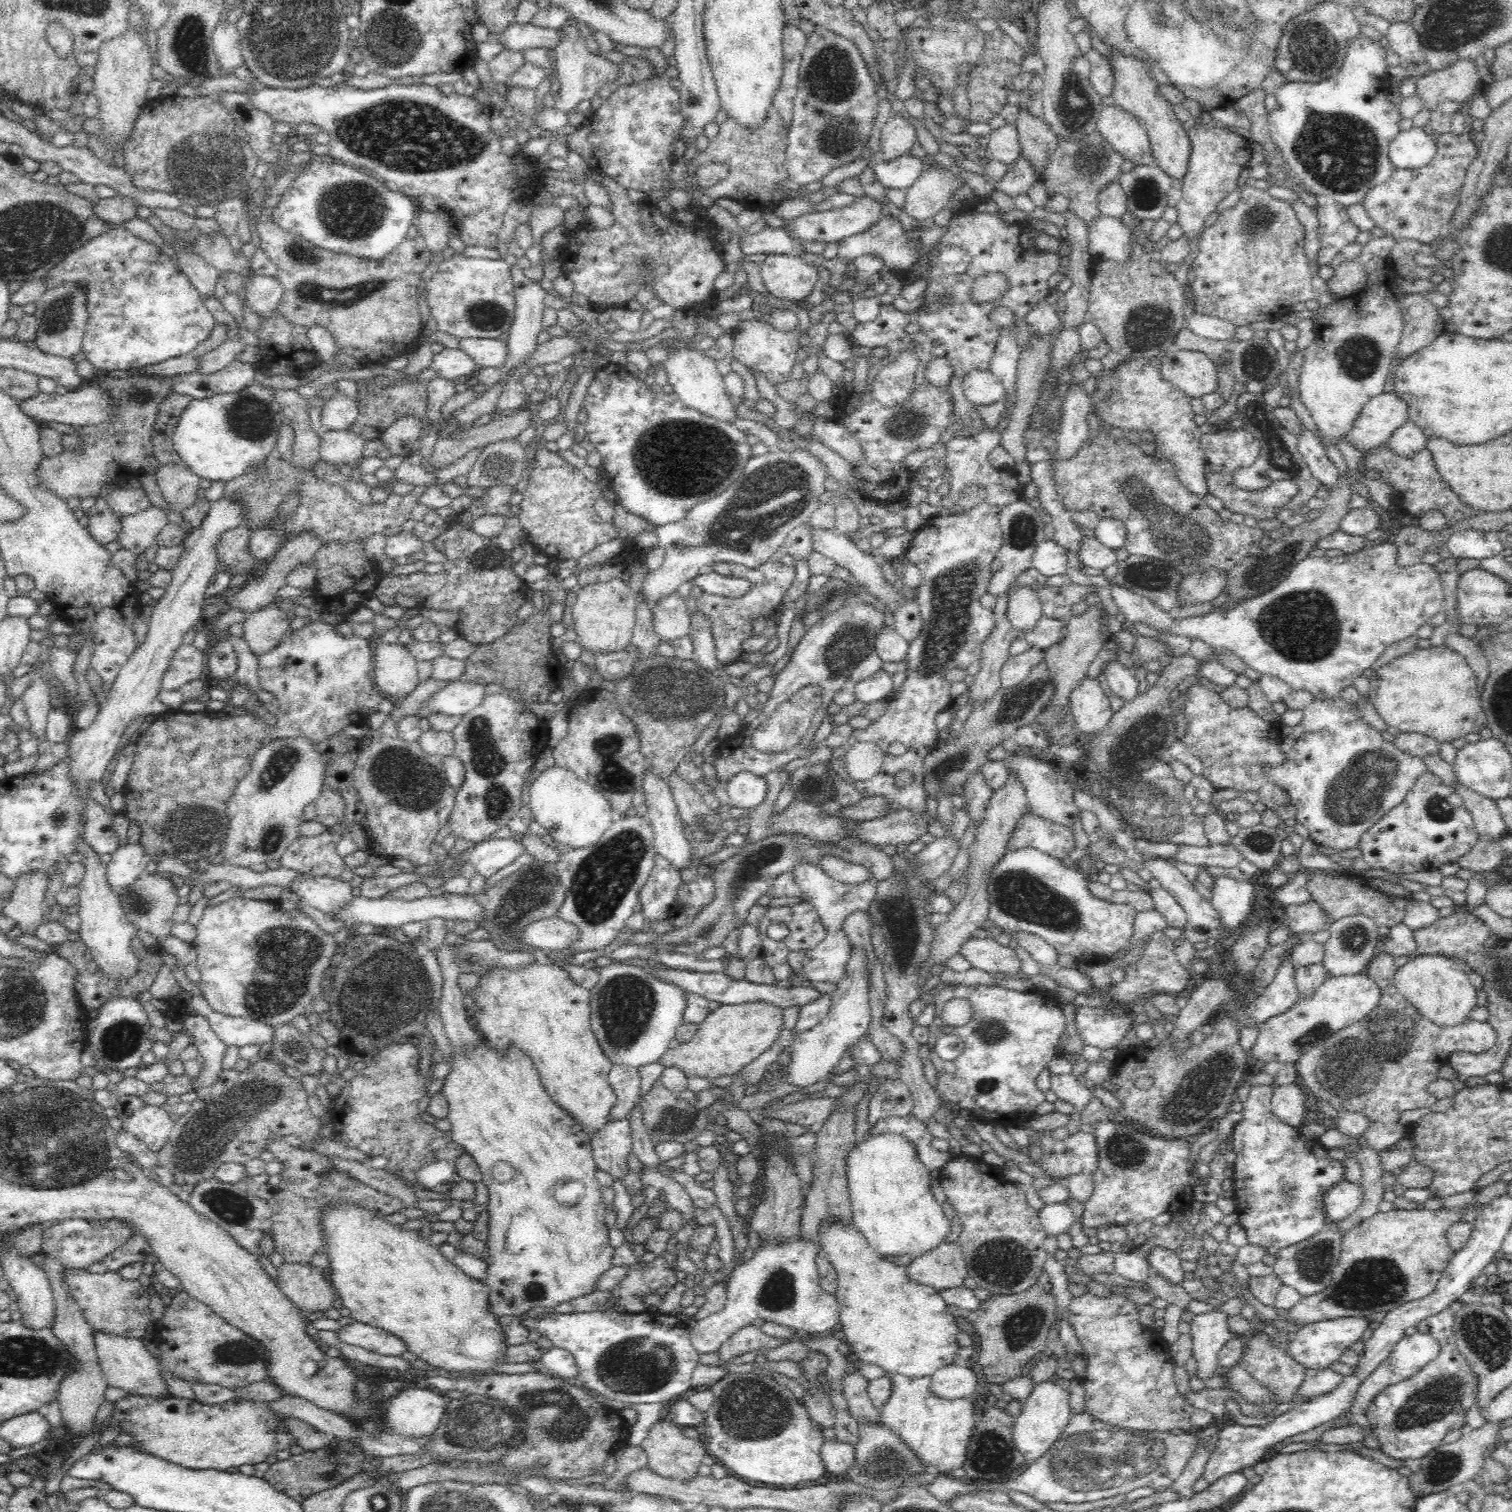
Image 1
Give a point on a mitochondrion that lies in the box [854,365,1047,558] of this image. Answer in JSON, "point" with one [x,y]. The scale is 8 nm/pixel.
{"point":[907,426]}

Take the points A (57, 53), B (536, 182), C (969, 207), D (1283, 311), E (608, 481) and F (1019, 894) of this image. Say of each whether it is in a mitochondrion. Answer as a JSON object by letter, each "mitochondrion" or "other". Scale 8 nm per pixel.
{"A":"other","B":"other","C":"other","D":"other","E":"other","F":"mitochondrion"}

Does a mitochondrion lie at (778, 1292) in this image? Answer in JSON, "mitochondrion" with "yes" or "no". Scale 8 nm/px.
{"mitochondrion":"yes"}

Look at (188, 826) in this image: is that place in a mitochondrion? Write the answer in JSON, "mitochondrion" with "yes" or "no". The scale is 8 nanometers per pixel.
{"mitochondrion":"yes"}

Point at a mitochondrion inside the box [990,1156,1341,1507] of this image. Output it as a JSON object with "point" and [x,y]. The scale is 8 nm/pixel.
{"point":[1091,1461]}

